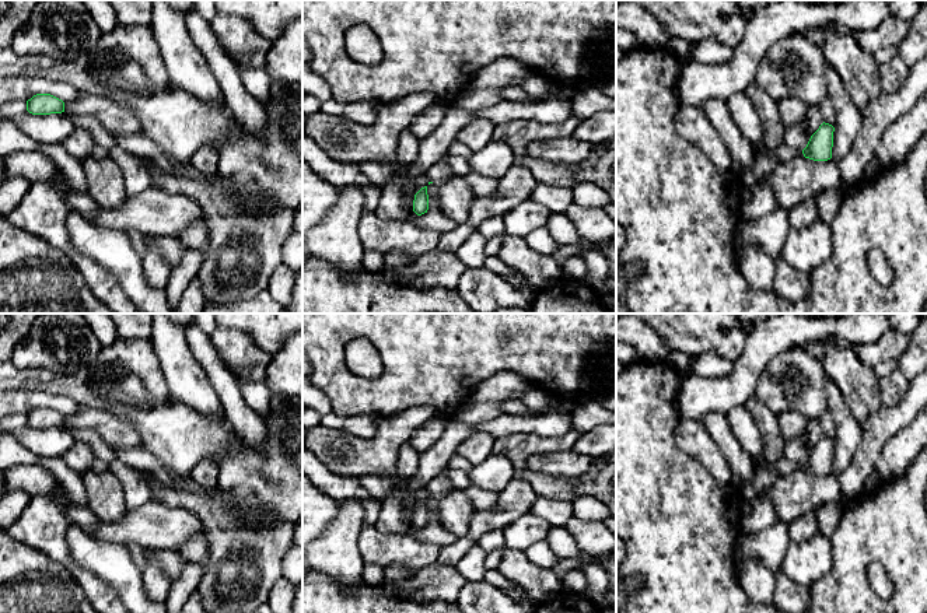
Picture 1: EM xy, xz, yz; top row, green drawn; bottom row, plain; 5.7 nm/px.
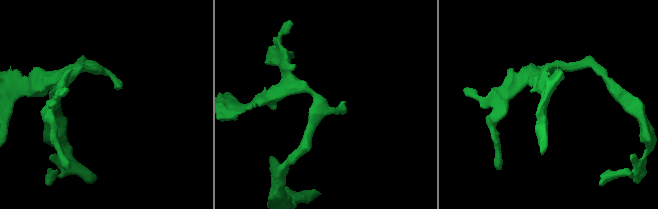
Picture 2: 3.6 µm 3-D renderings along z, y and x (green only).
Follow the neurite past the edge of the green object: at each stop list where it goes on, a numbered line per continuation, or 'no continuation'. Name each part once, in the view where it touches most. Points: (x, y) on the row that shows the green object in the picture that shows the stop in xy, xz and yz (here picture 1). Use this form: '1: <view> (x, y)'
1: xz (440, 172)

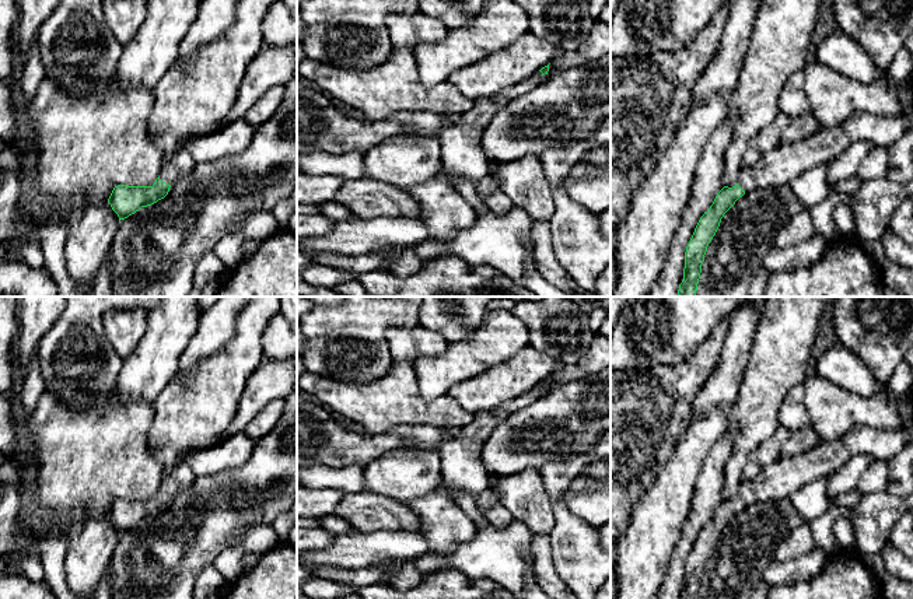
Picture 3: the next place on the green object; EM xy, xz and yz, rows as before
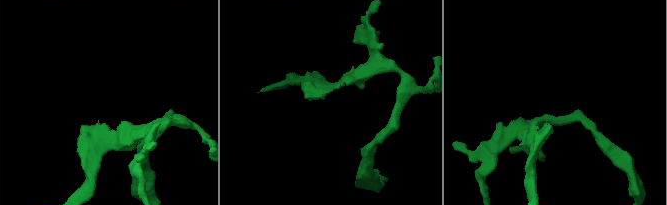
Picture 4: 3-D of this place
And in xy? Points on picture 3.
1: xy (171, 171)

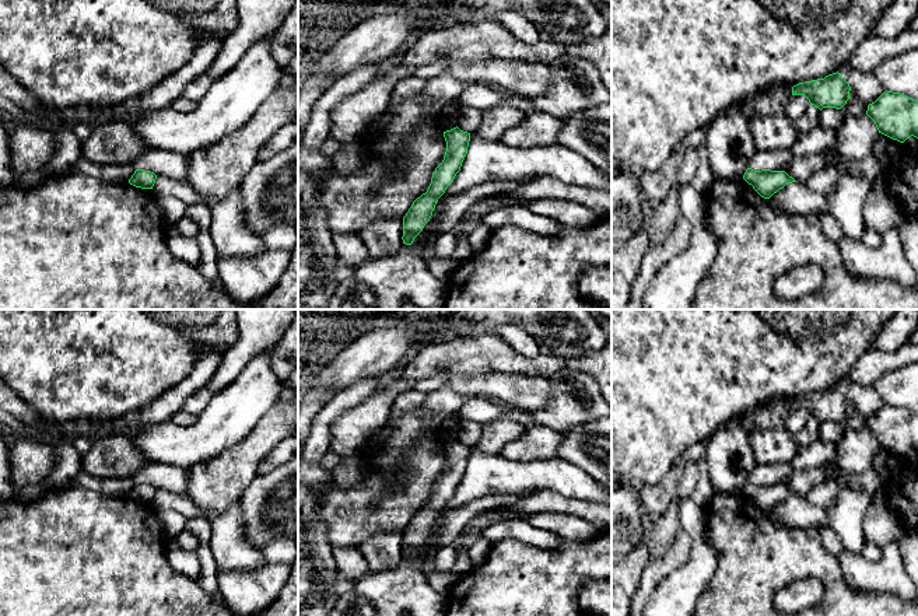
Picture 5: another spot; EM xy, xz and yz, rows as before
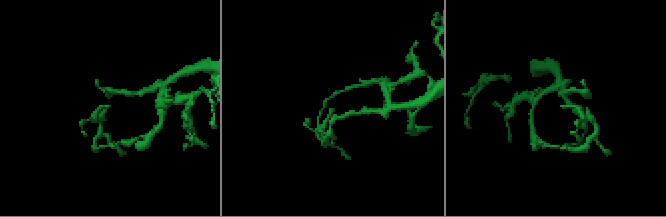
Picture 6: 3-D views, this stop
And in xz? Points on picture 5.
no continuation

